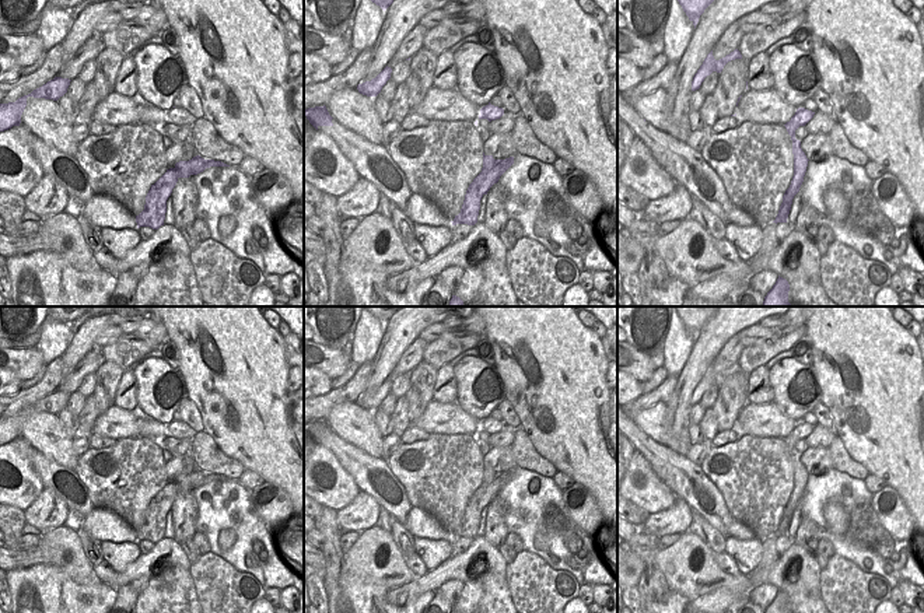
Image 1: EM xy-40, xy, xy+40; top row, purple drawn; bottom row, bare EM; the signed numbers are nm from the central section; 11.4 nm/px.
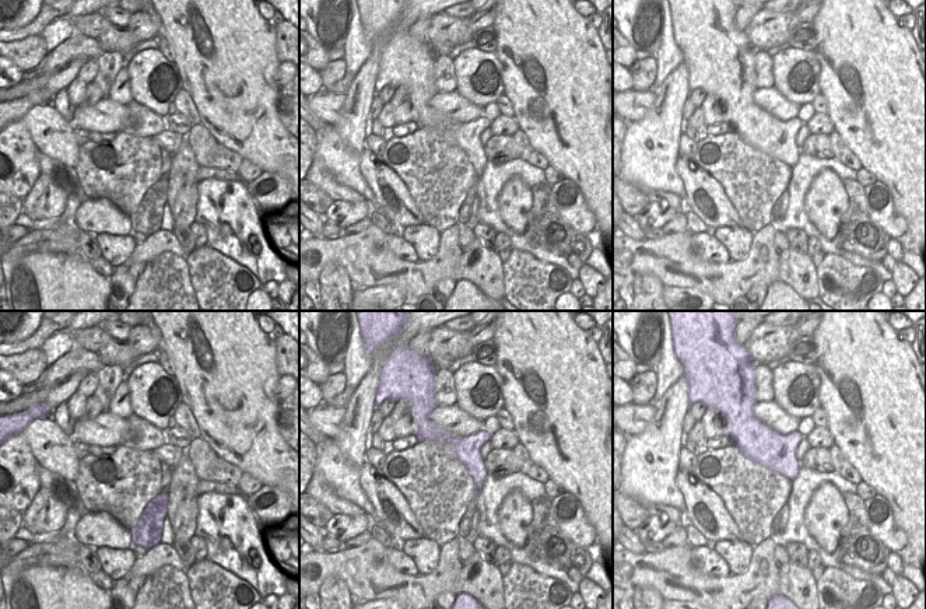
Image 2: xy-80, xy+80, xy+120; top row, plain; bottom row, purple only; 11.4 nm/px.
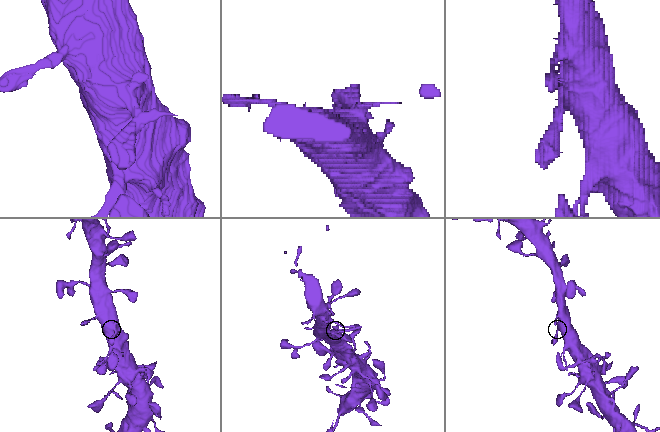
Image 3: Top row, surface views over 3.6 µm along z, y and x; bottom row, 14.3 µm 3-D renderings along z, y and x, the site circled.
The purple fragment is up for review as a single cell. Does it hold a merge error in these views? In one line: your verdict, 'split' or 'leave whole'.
leave whole

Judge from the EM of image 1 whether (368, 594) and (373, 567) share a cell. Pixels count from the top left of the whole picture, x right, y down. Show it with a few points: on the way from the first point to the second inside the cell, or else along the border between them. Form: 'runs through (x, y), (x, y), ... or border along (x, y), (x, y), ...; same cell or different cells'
border along (340, 577), (377, 582), (387, 592); different cells

